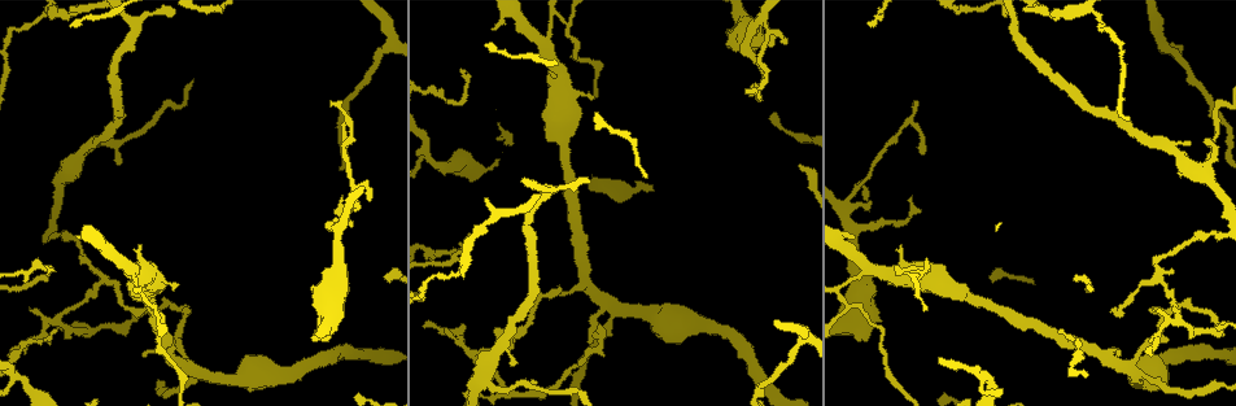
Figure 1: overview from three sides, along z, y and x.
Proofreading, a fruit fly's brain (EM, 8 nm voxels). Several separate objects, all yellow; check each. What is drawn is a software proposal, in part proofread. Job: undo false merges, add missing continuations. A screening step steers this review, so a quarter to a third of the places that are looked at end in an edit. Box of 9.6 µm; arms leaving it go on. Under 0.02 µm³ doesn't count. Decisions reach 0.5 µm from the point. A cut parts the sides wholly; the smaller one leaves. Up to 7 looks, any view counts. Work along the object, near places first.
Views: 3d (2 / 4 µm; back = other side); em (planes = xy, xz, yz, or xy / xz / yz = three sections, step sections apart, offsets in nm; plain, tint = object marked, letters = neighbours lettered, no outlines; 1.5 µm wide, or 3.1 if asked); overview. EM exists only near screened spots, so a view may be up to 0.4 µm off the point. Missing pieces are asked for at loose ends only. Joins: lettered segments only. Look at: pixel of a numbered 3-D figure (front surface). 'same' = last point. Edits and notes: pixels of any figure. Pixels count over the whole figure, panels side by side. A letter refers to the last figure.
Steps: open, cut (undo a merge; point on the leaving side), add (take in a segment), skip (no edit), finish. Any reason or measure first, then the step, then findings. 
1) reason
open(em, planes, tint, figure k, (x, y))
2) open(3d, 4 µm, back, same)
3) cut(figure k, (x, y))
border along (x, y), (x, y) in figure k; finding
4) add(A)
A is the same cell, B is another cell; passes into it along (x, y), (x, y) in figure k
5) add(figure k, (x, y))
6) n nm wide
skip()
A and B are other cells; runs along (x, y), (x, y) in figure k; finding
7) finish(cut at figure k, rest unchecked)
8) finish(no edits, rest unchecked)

branch point
open(em, planes, letters, figure 1, (59, 325))

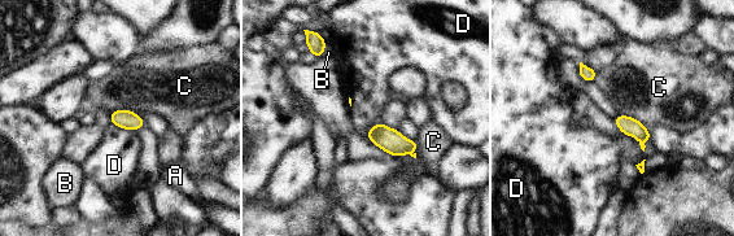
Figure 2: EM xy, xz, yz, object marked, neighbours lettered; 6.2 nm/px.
skip()
A, B, C and D are other cells; border along (621, 132), (633, 136), (643, 151) in figure 2; one neuron here

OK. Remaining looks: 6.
an open end
open(em, planes, letters, figure 1, (142, 353))

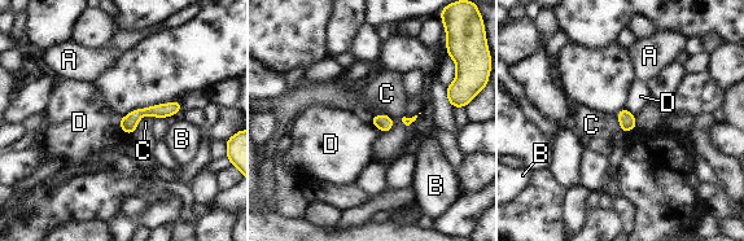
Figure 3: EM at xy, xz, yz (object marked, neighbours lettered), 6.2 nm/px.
skip()
A, B, C and D are other cells; runs along (178, 104), (122, 122) in figure 3; none of them fits

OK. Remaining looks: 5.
thin end
open(em, yz, step 4, letters, figure 1, (757, 85))

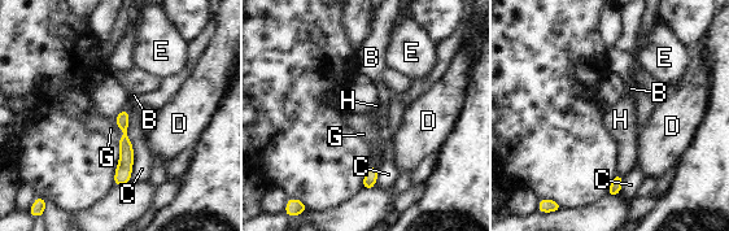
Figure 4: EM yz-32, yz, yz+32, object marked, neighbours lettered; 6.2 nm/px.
80 nm wide
skip()
B, C, D, E, G and H are other cells; runs along (125, 112), (125, 168), (121, 182) in figure 4; no lettered segment goes on from it

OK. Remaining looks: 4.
finish(no edits, rest unchecked)

